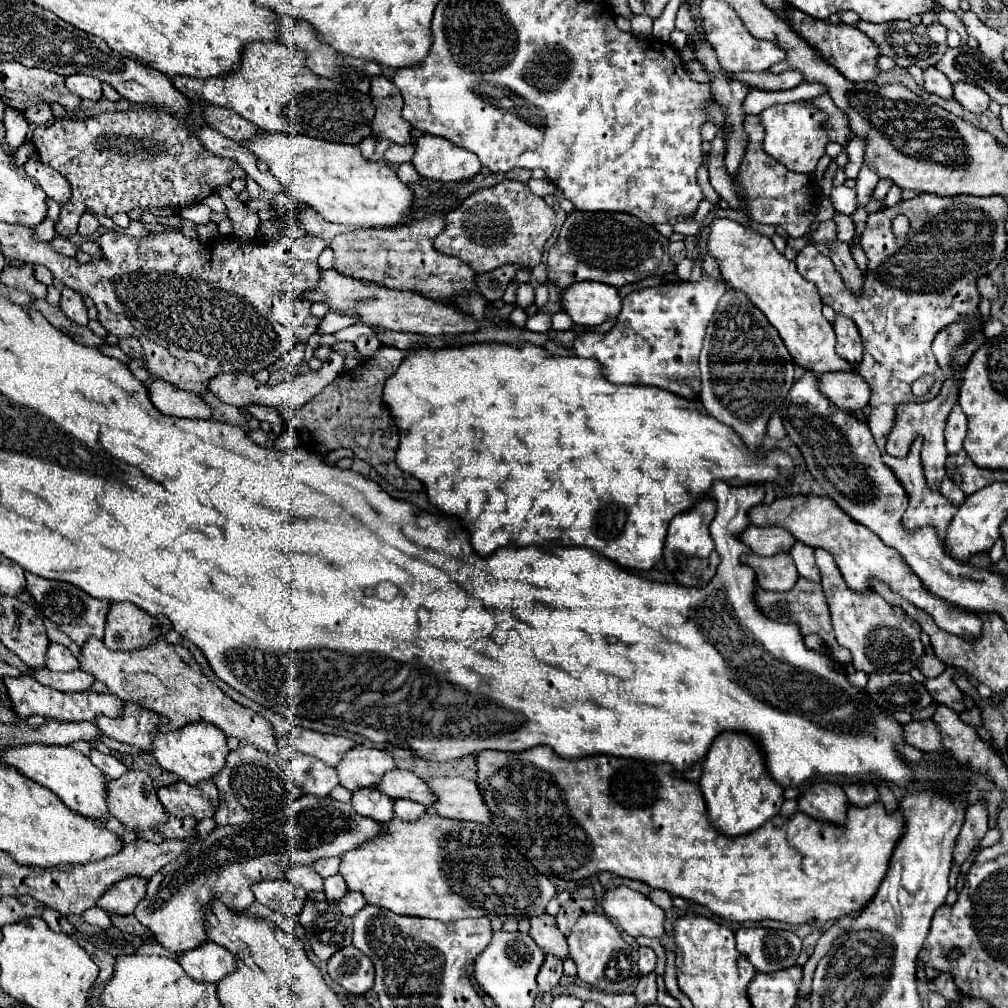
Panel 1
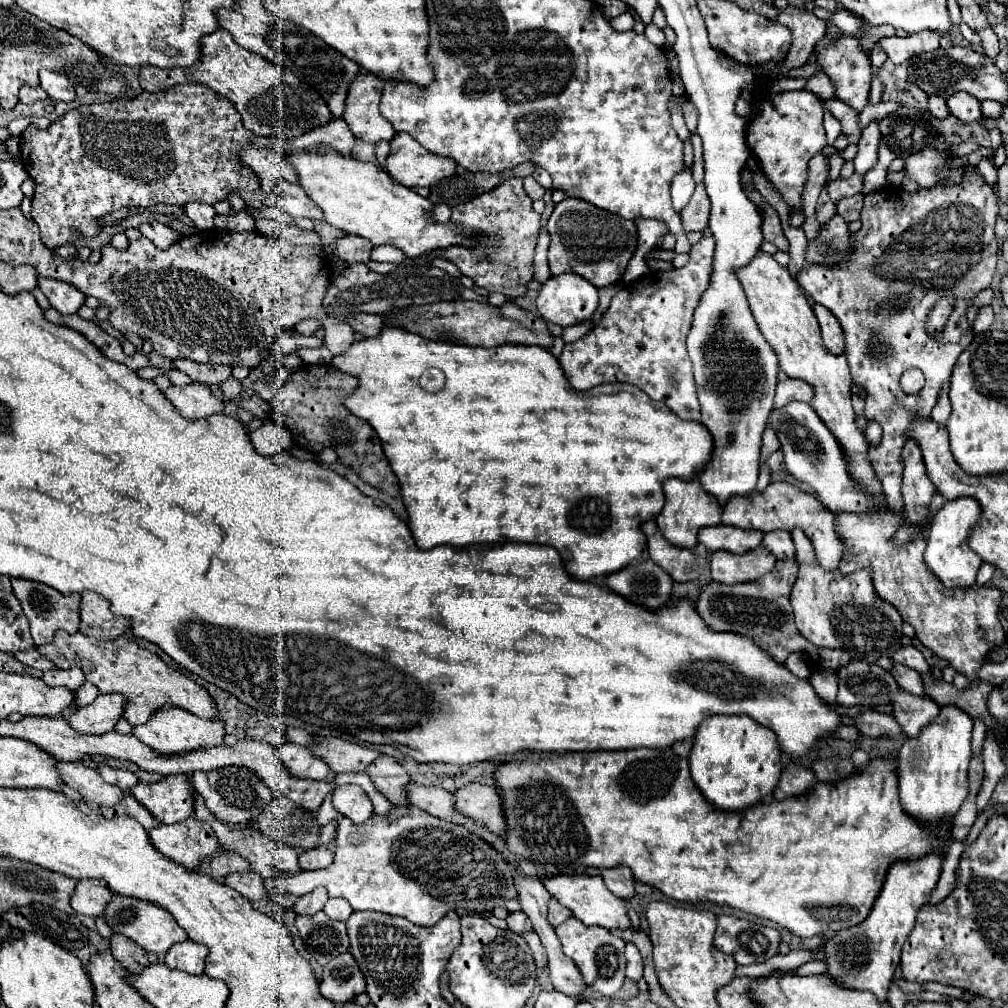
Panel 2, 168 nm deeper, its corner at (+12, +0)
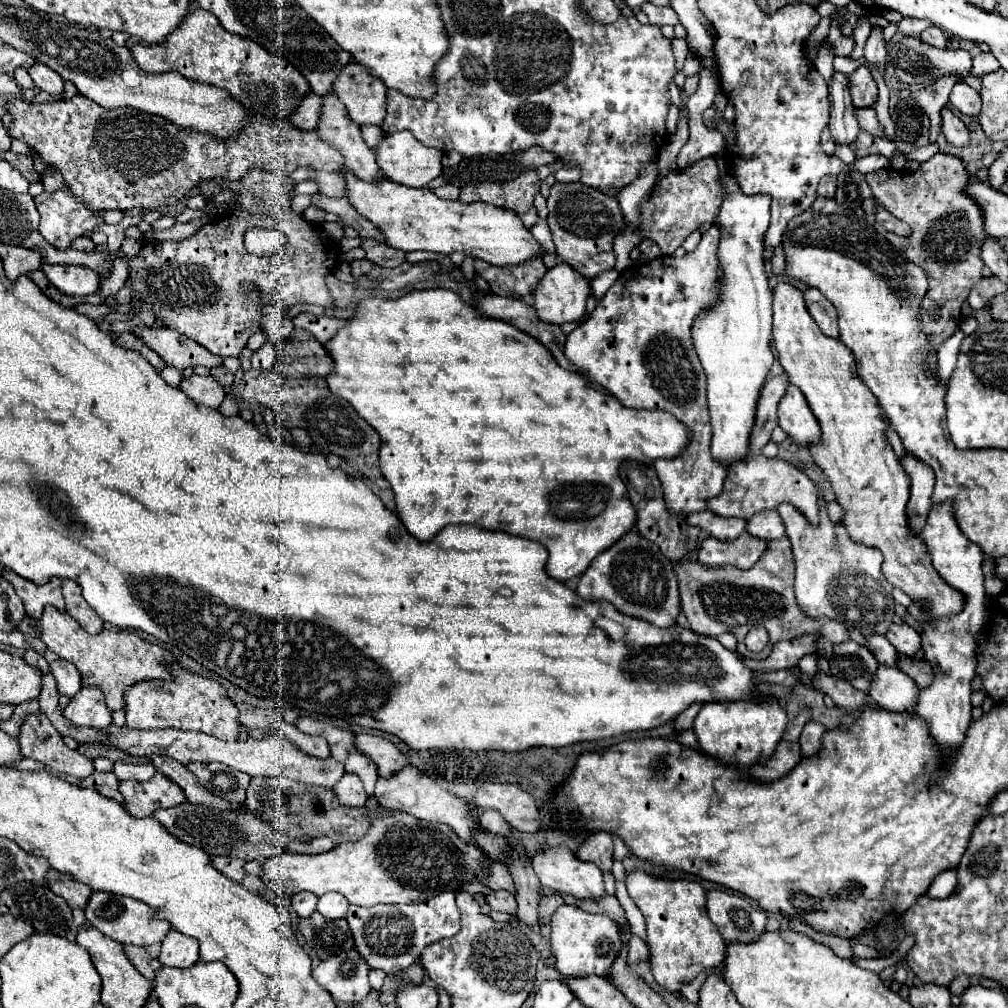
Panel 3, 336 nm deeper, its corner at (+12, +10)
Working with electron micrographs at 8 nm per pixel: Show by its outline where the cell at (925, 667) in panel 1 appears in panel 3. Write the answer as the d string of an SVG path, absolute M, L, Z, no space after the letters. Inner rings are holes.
M891 625L891 629L885 635L889 639L889 643L903 655L913 657L919 649L921 649L921 637L919 633L909 627L909 625Z

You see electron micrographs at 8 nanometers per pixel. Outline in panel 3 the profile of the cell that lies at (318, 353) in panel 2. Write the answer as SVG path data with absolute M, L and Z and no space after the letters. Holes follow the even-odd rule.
M267 305L263 309L265 317L261 319L261 329L269 337L271 343L279 345L293 333L293 323L287 317L287 309L283 305Z

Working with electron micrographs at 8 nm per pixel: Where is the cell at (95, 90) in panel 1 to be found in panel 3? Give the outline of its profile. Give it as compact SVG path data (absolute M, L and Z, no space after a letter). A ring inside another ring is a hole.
M35 63L29 69L29 75L33 77L35 85L39 85L43 91L51 93L51 95L61 95L63 93L63 77L59 77L59 73L55 73L51 67L43 65L43 63Z

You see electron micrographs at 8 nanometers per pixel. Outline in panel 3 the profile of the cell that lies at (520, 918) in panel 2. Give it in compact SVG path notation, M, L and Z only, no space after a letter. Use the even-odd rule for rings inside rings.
M489 891L487 893L487 903L491 905L491 909L495 911L503 911L503 913L517 913L517 901L513 893L507 891Z

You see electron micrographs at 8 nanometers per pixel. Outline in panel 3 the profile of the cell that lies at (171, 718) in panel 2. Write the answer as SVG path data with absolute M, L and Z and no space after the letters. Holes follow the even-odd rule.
M175 667L175 681L143 681L125 693L127 727L131 729L181 729L203 731L223 741L237 739L239 711L217 681Z

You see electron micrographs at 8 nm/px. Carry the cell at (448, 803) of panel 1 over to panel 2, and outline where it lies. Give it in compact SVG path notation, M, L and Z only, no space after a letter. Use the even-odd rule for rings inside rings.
M469 783L453 795L457 811L463 811L463 815L471 815L471 819L483 823L489 831L495 831L501 837L507 835L503 801L495 787Z

